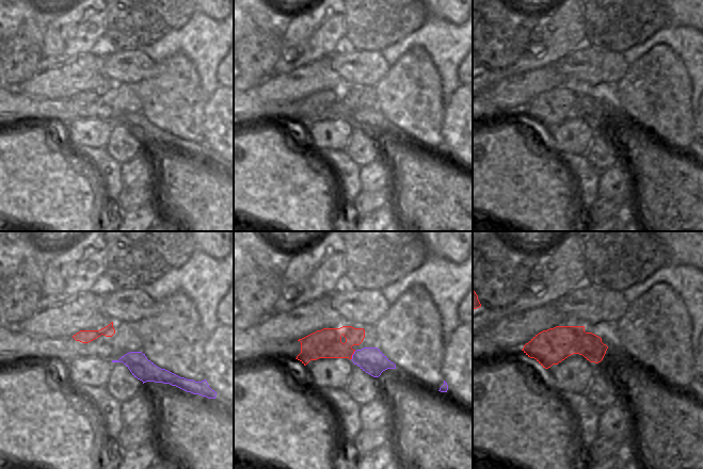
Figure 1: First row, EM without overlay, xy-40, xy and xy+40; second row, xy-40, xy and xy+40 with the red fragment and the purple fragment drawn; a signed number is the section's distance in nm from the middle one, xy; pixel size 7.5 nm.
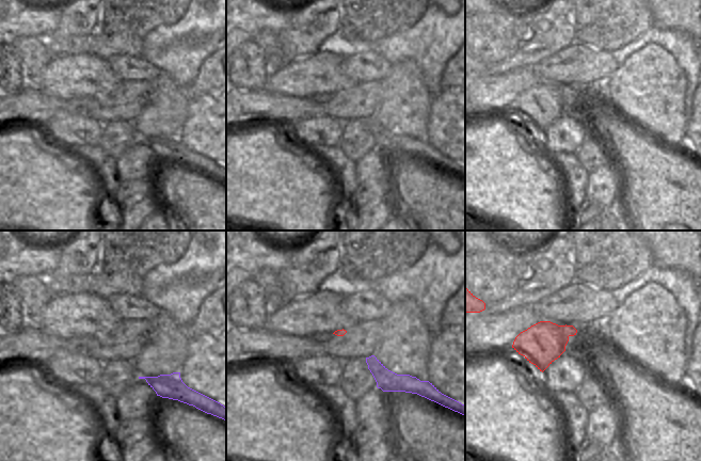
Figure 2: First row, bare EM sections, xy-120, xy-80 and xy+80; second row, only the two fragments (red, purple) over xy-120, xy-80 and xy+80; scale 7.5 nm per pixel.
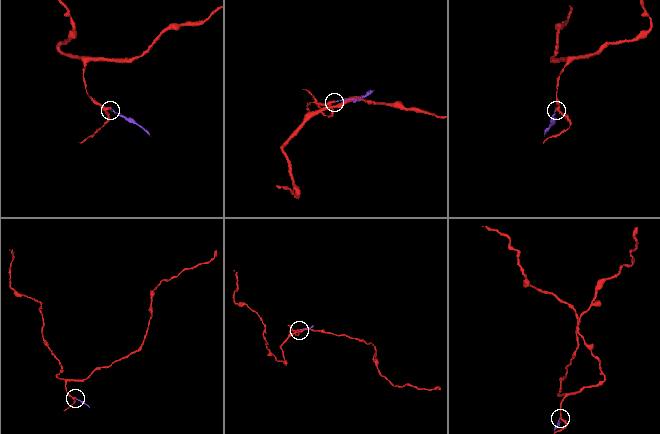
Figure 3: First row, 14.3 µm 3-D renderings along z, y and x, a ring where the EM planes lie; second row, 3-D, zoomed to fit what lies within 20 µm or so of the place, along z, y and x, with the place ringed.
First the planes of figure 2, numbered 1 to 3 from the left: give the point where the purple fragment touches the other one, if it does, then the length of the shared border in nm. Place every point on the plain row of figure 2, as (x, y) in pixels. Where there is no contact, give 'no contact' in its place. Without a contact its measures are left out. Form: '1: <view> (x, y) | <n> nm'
1: no contact
2: no contact
3: no contact

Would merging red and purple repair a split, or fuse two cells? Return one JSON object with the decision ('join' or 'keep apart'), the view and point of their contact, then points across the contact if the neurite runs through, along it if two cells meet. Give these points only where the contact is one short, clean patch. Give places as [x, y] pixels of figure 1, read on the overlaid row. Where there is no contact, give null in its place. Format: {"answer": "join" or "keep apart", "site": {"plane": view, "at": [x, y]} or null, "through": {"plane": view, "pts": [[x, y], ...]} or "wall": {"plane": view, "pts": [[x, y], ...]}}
{"answer": "keep apart", "site": {"plane": "xy", "at": [352, 354]}, "wall": {"plane": "xy", "pts": [[355, 351], [351, 359]]}}

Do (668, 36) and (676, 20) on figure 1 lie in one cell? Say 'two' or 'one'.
two

